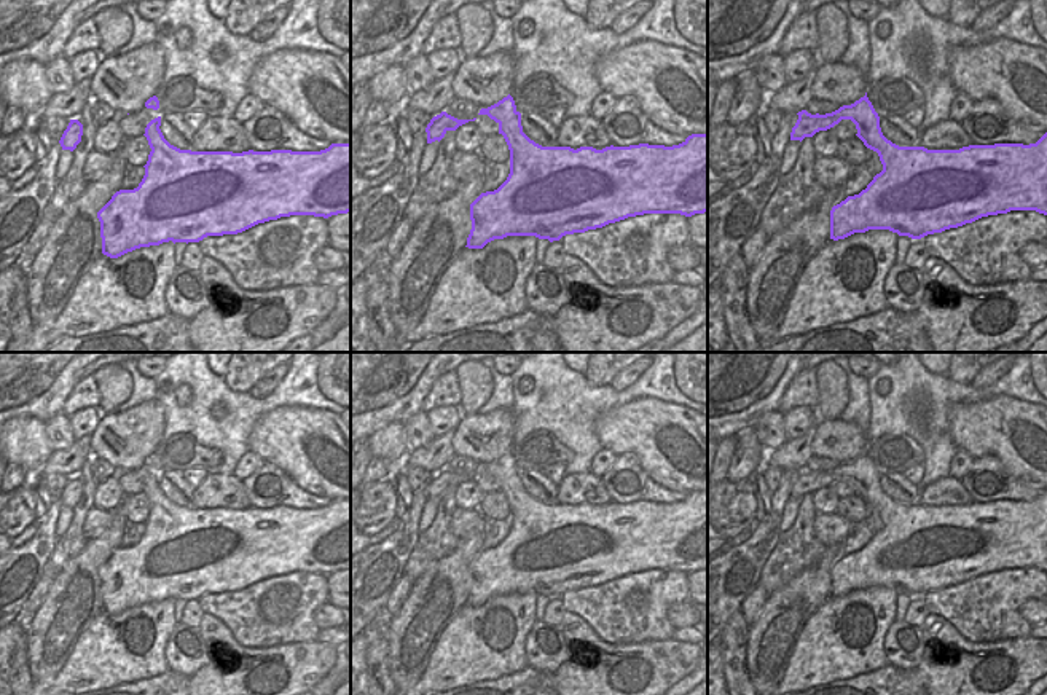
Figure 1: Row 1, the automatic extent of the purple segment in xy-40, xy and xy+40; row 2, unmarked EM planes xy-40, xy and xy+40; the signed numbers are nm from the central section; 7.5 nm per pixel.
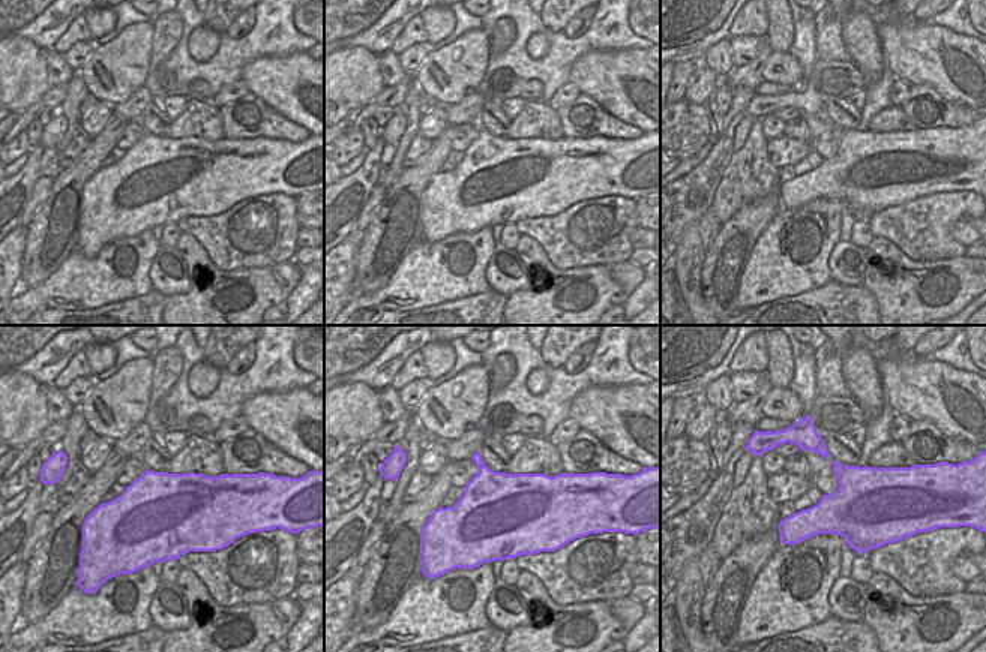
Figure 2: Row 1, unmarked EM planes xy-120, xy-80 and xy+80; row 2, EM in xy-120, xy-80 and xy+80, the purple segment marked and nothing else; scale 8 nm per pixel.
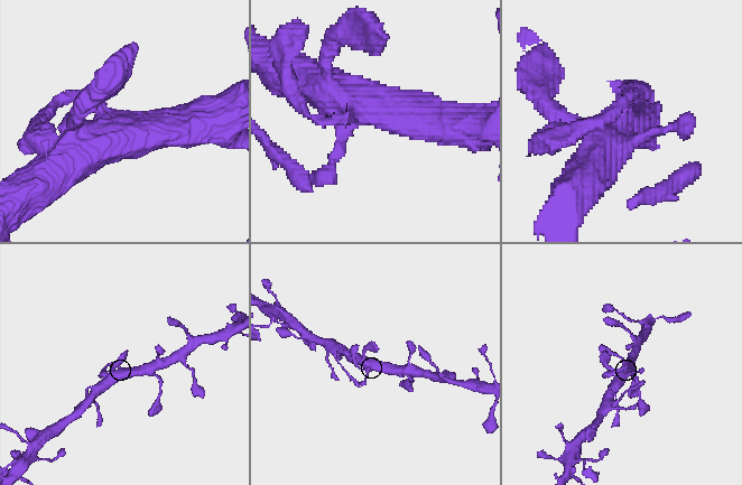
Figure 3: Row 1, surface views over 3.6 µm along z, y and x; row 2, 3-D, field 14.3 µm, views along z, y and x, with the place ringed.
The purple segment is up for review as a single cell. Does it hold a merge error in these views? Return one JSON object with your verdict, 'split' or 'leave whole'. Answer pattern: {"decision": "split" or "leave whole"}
{"decision": "split"}

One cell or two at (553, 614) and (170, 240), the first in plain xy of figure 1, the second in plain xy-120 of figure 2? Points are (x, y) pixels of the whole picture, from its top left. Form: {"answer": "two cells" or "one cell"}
{"answer": "one cell"}

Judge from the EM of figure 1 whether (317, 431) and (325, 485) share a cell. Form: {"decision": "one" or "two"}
{"decision": "one"}

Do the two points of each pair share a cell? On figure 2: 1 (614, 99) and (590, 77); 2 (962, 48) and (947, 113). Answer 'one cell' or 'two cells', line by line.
1: one cell
2: two cells

